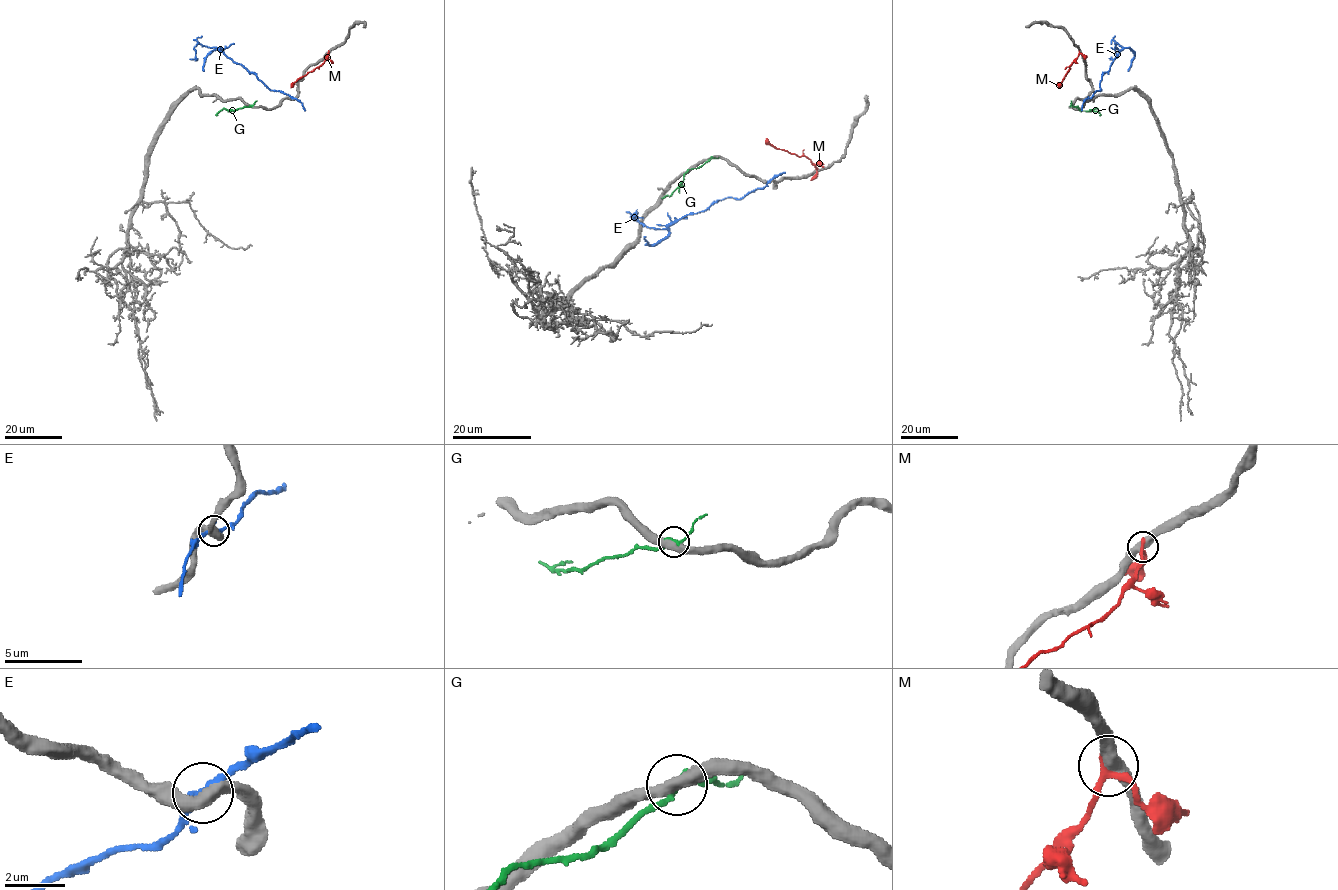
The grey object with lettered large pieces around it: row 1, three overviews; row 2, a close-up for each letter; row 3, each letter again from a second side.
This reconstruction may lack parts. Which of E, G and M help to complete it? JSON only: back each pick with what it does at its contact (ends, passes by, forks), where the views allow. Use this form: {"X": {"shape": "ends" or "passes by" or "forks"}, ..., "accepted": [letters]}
{"E": {"shape": "passes by"}, "accepted": ["E"]}

